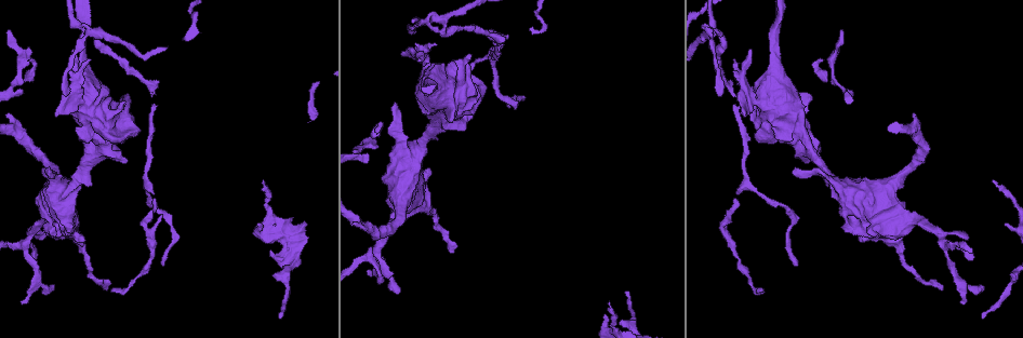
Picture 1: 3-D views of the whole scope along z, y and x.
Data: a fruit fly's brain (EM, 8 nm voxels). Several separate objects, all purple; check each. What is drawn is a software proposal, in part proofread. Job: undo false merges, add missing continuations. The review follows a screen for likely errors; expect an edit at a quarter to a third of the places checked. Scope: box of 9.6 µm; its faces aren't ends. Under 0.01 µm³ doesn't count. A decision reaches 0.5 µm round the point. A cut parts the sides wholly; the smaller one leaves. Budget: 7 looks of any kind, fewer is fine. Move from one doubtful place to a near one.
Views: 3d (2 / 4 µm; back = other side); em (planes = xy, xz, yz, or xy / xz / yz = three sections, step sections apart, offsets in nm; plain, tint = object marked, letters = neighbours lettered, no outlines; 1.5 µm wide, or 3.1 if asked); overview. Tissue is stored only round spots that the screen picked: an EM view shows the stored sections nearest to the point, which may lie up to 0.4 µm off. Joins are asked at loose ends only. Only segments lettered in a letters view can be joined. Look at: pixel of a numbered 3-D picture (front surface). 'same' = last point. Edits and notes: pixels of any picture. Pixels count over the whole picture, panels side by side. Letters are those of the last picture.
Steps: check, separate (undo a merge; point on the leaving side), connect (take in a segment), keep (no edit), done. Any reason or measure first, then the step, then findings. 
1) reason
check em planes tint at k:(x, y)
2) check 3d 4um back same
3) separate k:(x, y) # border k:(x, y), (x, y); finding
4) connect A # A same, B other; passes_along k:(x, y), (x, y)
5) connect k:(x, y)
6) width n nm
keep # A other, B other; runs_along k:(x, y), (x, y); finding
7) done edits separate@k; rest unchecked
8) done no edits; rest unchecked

thick end
check 3d 4um at 1:(877, 236)

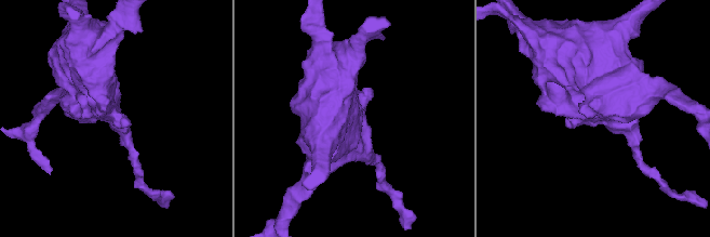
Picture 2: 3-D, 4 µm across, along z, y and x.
check em xz step 4 tint at 2:(601, 122)

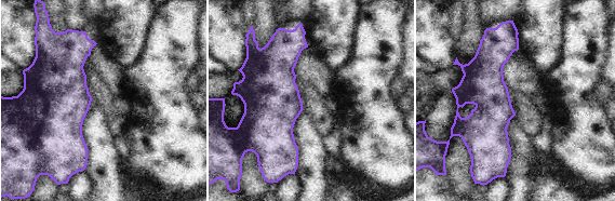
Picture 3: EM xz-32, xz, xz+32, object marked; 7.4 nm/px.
another direction
check em planes letters same

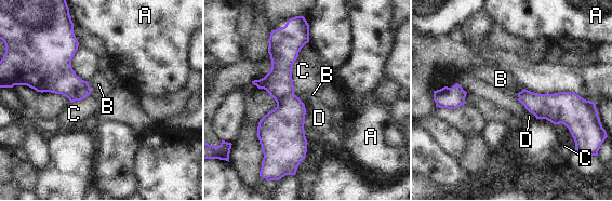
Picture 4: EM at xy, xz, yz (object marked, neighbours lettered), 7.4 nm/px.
keep # A other, B other, C other, D other; runs_along 4:(278, 32), (289, 162); none of them fits

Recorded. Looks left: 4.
free end
check em xz step 8 letters at 1:(792, 171)

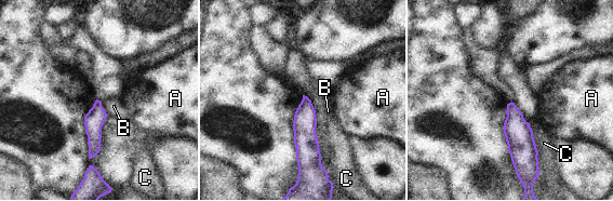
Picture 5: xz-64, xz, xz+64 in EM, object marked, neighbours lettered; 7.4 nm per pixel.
keep # A other, B other, C other; runs_along 5:(305, 99), (305, 156), (300, 162); no lettered segment goes on from it

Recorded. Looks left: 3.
branch stops here
check 3d 4um at 1:(162, 265)

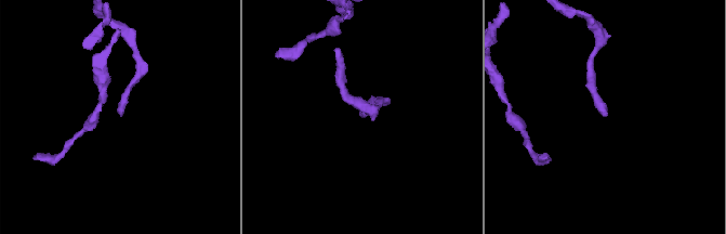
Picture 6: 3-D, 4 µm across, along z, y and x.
shape alone is not enough
check em planes plain at 6:(607, 114)

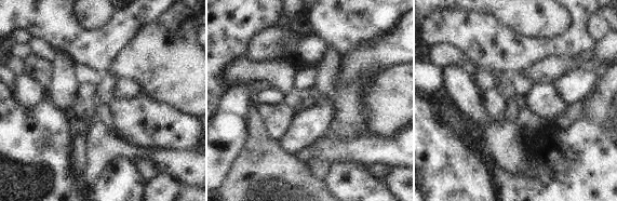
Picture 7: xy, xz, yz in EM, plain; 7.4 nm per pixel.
what lies round it
check em planes letters same

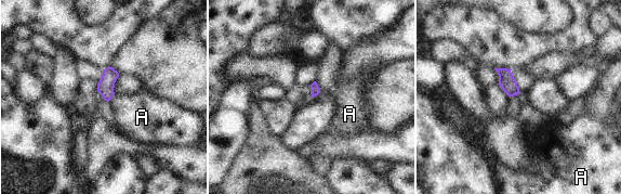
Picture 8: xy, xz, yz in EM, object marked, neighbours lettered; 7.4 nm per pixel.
keep # A other; border 8:(315, 81), (320, 91); none of them fits

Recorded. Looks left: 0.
done no edits; rest unchecked

